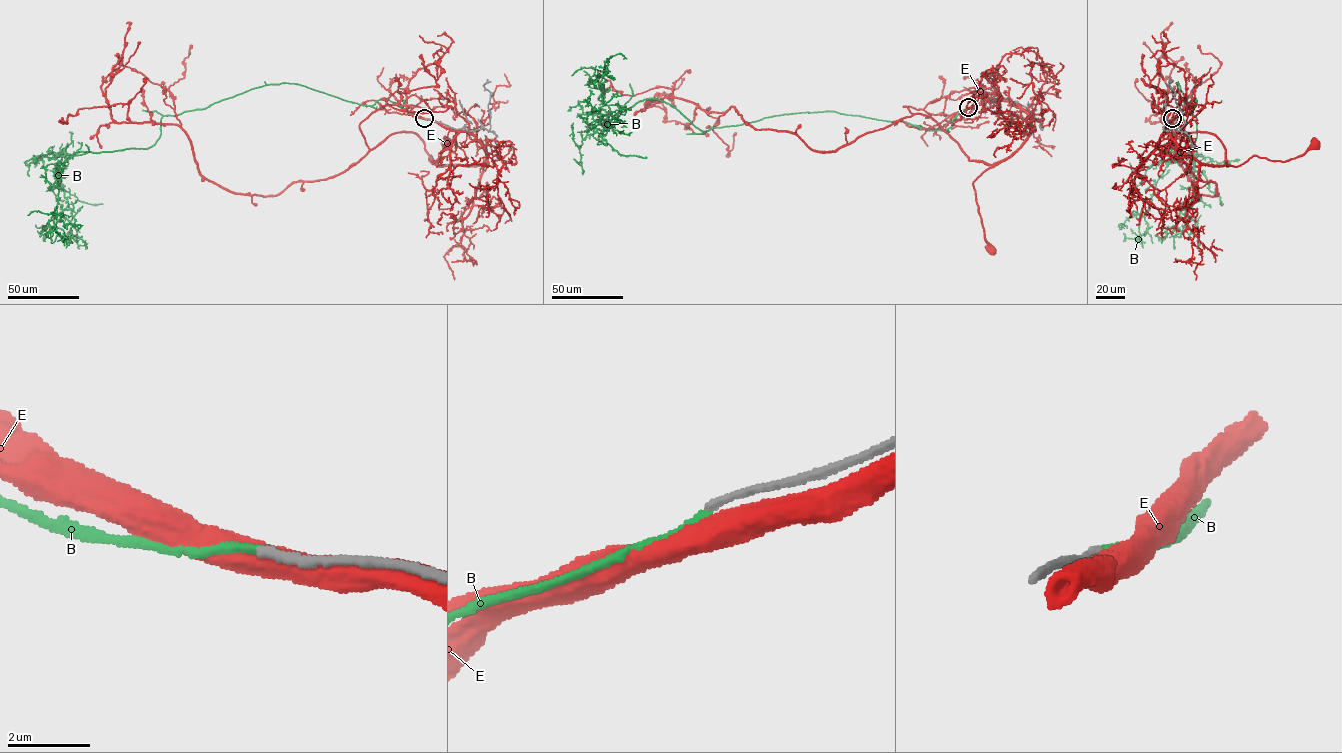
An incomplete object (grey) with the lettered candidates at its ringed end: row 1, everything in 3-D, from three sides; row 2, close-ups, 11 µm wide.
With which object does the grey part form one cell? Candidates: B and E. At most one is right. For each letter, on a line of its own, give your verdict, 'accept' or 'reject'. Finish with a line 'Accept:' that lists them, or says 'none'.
B: accept
E: reject
Accept: B

